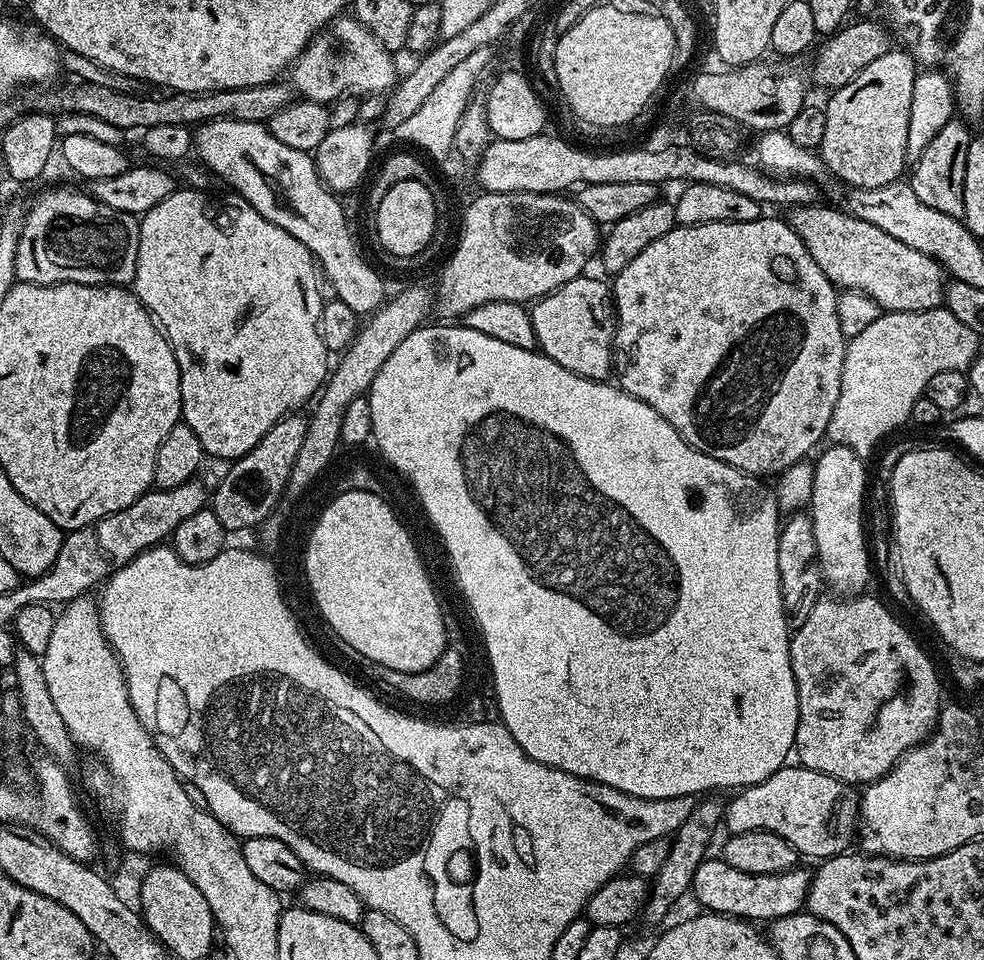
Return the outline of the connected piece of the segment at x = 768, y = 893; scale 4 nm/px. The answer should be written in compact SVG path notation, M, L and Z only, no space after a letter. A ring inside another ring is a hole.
M706 858L694 870L691 895L701 904L701 909L721 916L734 916L738 920L771 922L801 911L808 898L809 869L797 866L778 874L742 874L722 858Z

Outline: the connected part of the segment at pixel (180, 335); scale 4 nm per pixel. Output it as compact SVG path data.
M184 186L162 198L158 206L139 217L140 237L134 291L137 298L144 303L145 310L152 315L153 320L168 337L168 344L176 355L180 371L180 414L183 423L188 424L190 430L194 430L194 434L198 434L198 442L202 442L209 457L217 456L220 460L231 462L246 455L277 422L285 416L293 415L304 403L307 405L319 393L330 375L330 354L326 346L322 346L318 330L322 294L316 281L317 261L310 250L292 234L288 234L274 222L267 221L258 214L258 210L250 202L240 196L232 194L229 195L229 200L219 200L216 196L207 196L208 194L207 191Z

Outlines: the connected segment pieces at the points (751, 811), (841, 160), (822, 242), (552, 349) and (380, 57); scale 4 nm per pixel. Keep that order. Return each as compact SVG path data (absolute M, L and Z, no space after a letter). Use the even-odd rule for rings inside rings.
M785 766L778 769L761 784L741 788L724 809L723 827L728 836L746 834L750 830L766 830L786 838L801 856L813 856L816 862L842 856L858 836L860 827L860 796L851 784L830 774L818 774L803 766Z
M889 50L882 54L882 58L874 58L874 62L870 62L870 66L862 70L862 74L846 82L846 86L835 89L829 95L832 97L828 104L823 105L826 131L822 134L818 155L823 167L827 171L829 168L842 183L848 184L849 189L886 186L905 175L906 165L909 163L906 154L906 129L910 126L910 98L914 98L914 78L918 65L912 59L911 51L903 51Z
M819 203L793 207L786 220L796 231L798 238L802 238L806 250L810 250L810 258L818 262L822 274L826 274L826 278L830 278L837 289L869 296L884 312L925 312L944 304L946 273L938 261L898 242L898 238L890 238L886 230L878 230L878 226L870 226L870 222L862 222L862 218L854 218L839 207L820 207Z
M582 274L578 278L566 282L566 286L554 290L549 296L543 296L531 305L530 311L539 351L554 362L558 362L558 366L562 366L582 378L604 382L609 379L608 375L611 372L613 375L614 372L612 356L614 357L614 341L616 339L616 314L611 287L588 275Z
M341 14L336 19L331 20L328 27L321 28L313 36L311 42L302 49L300 57L292 61L290 65L292 80L290 79L290 84L303 99L312 100L315 104L323 104L325 106L331 105L341 98L356 98L352 96L363 98L373 94L384 94L398 80L396 64L392 60L395 60L393 53L387 52L378 42L378 38L374 38L374 34L370 34L370 30L366 30L366 26L358 23L355 16Z

